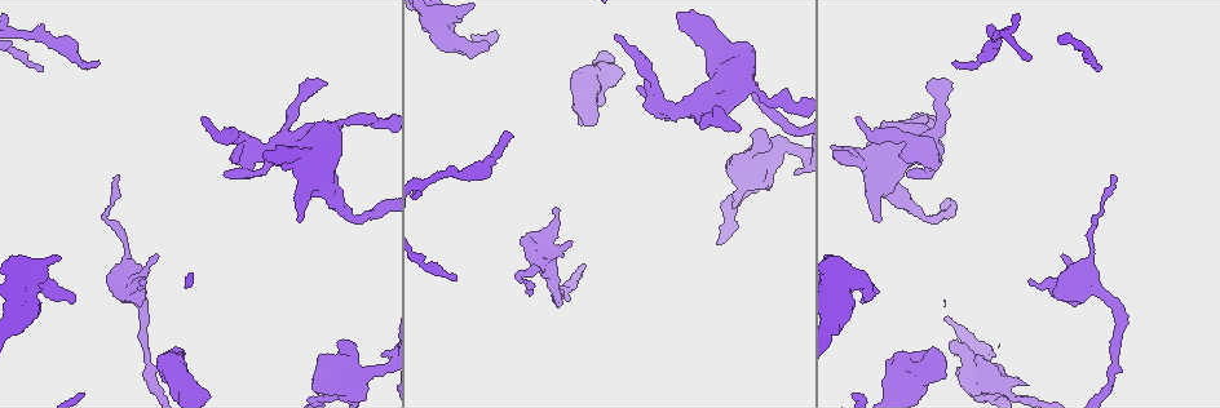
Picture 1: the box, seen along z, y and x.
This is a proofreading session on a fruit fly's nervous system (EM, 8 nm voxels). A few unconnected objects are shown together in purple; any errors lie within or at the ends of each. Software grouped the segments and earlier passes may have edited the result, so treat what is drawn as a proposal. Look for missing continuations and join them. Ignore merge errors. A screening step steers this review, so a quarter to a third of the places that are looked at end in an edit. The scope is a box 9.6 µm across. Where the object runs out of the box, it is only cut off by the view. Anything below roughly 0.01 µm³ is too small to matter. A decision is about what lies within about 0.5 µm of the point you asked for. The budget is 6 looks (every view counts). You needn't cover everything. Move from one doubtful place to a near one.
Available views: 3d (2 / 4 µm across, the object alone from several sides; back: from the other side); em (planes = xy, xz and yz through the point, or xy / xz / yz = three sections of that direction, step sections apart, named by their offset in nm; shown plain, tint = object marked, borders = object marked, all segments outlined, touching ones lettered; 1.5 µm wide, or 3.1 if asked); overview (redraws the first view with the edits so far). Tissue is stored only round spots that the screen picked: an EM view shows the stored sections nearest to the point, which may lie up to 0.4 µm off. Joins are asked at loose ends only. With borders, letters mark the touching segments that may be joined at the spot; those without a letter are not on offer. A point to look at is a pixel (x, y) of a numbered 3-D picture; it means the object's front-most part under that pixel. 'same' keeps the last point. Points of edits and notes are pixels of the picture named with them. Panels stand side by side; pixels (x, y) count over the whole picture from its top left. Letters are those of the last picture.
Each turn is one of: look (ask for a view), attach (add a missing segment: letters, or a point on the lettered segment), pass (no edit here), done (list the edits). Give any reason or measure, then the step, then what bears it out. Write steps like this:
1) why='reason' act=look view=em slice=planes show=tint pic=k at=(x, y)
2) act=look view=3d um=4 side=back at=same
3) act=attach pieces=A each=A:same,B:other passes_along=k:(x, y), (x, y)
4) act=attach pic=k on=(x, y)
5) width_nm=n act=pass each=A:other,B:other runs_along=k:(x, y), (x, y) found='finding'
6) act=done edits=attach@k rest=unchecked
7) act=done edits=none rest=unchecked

why='thick end' act=look view=3d um=4 pic=1 at=(877, 221)

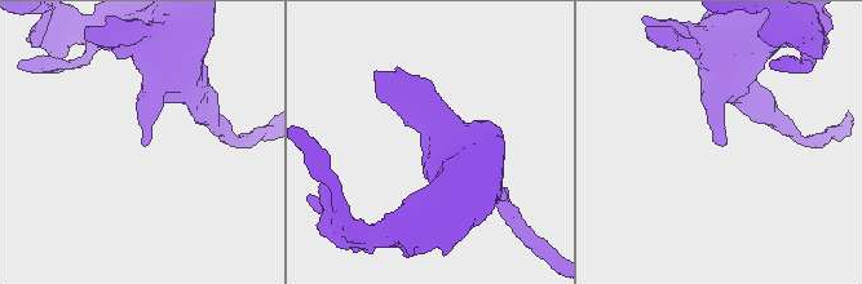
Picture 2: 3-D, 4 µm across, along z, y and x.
why='need the tissue' act=look view=em slice=xz step=8 show=borders pic=2 at=(721, 141)

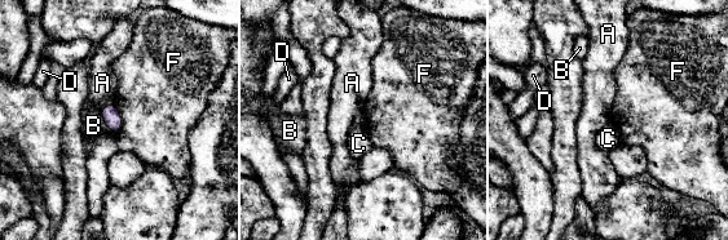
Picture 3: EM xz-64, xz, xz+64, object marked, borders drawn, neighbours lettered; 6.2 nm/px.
why='cut it another way' act=look view=em slice=planes show=borders at=same

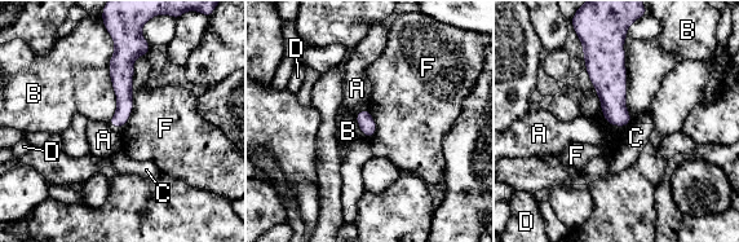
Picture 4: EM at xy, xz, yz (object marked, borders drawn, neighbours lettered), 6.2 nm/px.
longest_contact=B:600nm act=pass each=A:other,B:other,C:other,D:other,F:other border=4:(146, 54), (119, 128) found='no lettered segment goes on from it'

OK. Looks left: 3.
why='an open end' act=look view=em slice=planes show=borders pic=1 at=(141, 280)

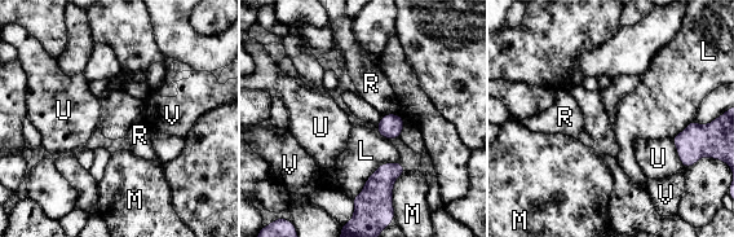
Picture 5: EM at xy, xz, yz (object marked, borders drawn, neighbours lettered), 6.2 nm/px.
width_nm=150 act=pass each=L:other,M:other,R:other,U:other,V:other found='no lettered segment goes on from it'

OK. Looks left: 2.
act=done edits=none rest=unchecked

